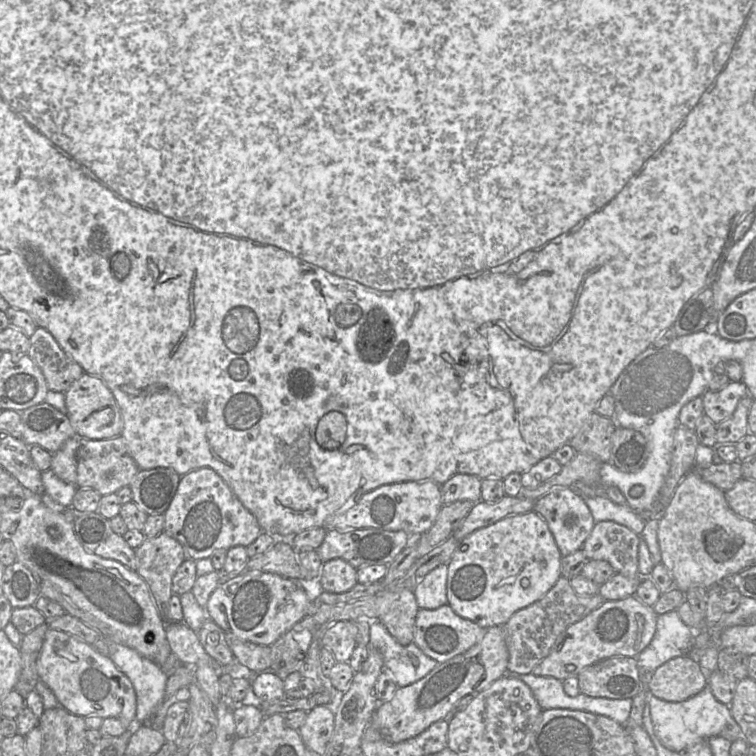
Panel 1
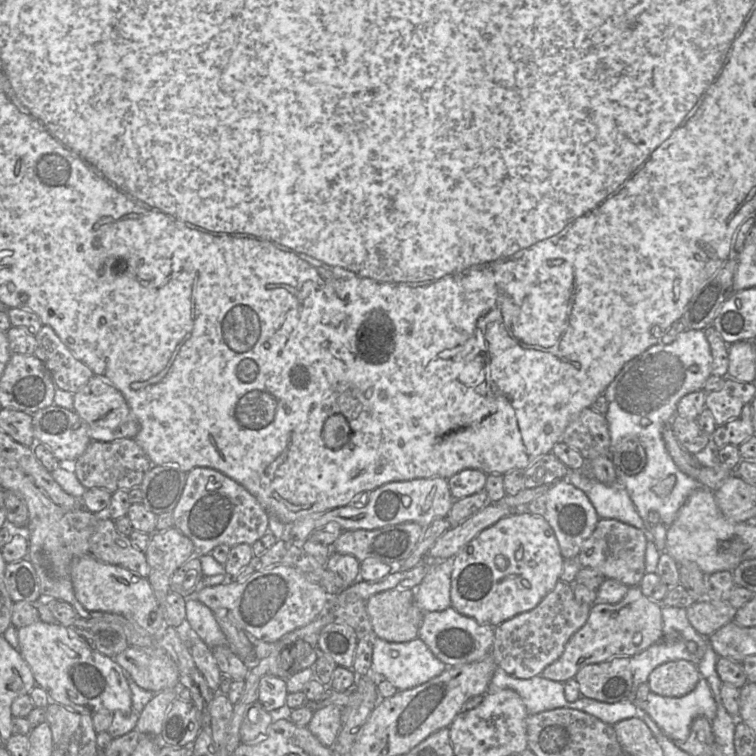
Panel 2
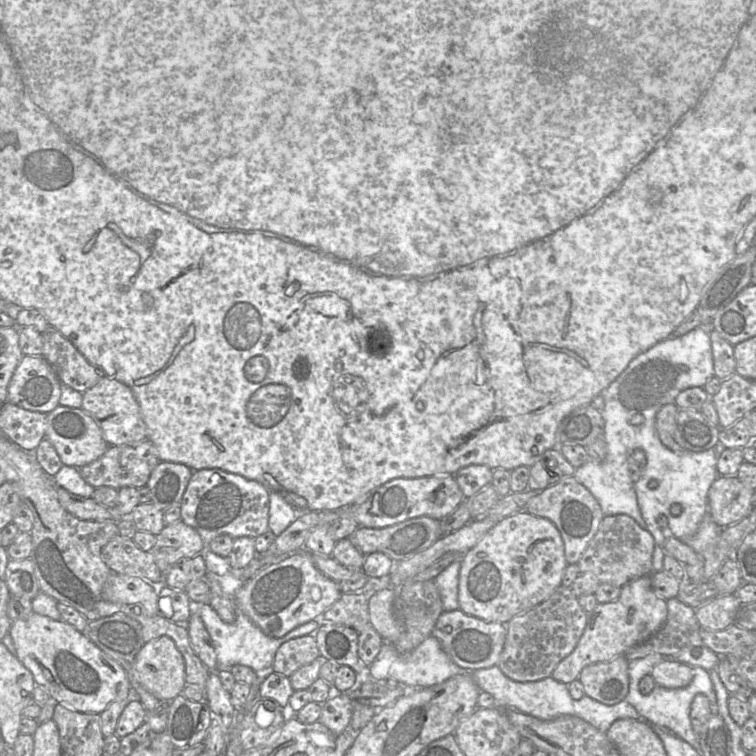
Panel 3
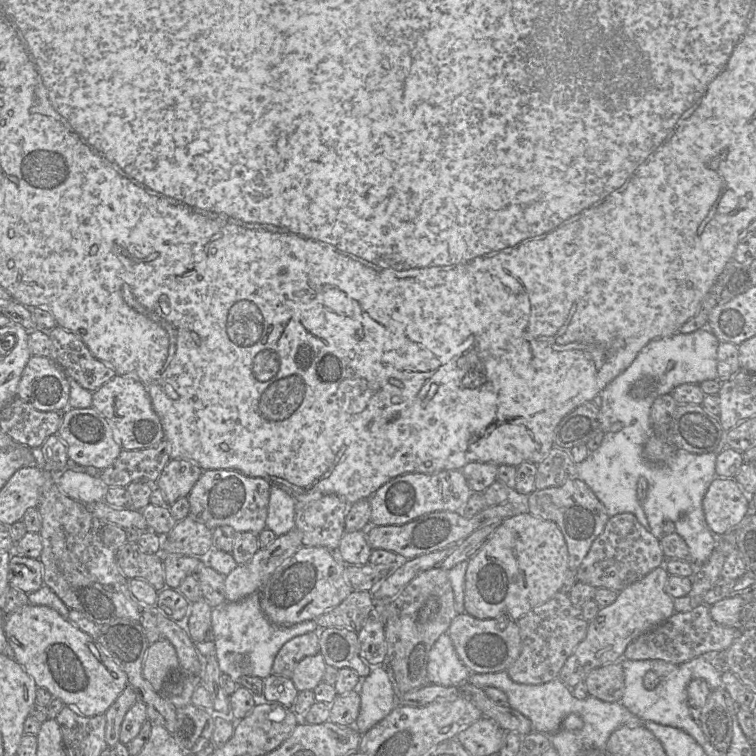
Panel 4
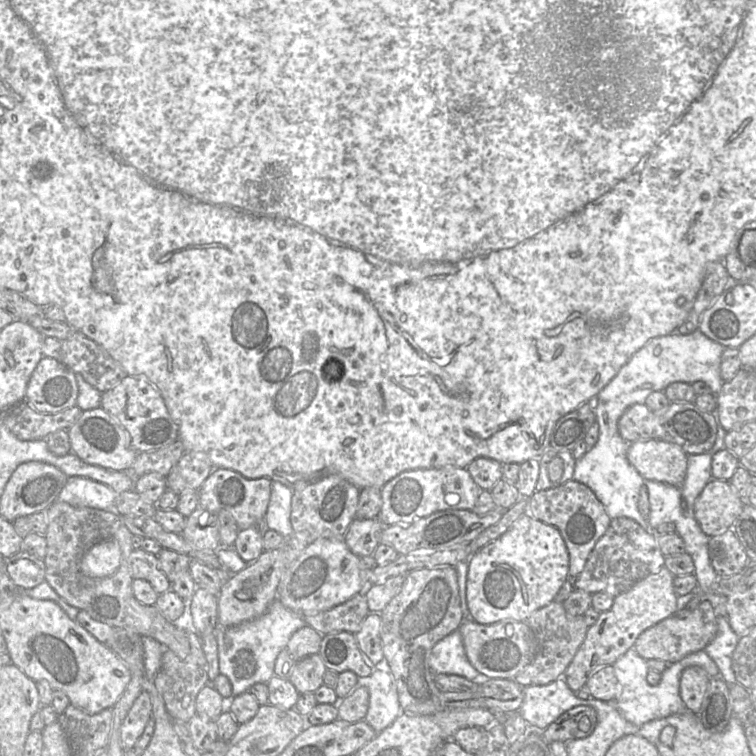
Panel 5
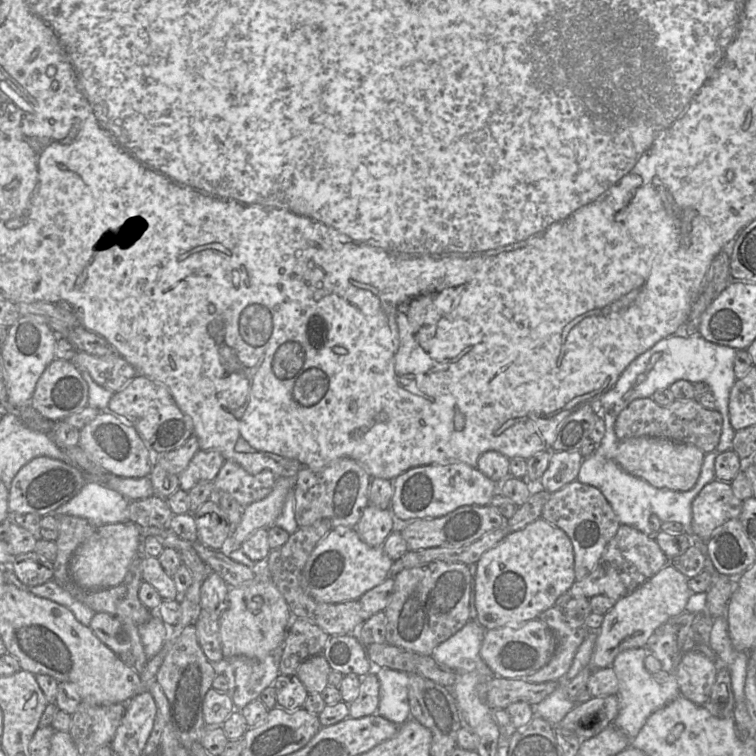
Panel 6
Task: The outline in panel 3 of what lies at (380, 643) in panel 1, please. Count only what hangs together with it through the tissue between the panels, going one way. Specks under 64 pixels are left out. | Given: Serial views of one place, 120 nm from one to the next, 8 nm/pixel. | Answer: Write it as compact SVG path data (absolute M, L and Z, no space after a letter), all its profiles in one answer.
M433 636L427 637L408 653L400 653L392 643L384 642L374 662L368 669L368 674L376 680L394 679L399 682L399 685L408 688L430 687L464 672L465 670L446 654L440 641Z

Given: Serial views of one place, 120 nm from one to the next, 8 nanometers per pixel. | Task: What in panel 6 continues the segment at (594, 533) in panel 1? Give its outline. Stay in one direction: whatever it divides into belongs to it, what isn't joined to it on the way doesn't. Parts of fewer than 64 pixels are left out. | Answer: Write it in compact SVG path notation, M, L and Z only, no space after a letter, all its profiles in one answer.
M622 524L607 544L595 568L582 580L575 581L570 588L570 593L574 598L590 599L597 595L603 595L618 601L670 564L670 560L653 536L647 536L636 528Z

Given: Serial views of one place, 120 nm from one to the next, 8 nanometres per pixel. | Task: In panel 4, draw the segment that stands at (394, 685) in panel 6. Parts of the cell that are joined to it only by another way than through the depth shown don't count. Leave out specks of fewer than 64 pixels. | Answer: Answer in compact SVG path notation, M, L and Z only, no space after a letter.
M371 666L369 675L362 679L358 691L361 703L354 727L363 735L396 706L392 671L387 671L386 666Z

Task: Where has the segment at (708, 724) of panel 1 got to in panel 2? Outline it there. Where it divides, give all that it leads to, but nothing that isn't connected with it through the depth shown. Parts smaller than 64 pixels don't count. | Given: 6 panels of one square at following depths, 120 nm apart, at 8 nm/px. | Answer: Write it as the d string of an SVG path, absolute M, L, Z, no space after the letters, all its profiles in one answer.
M701 677L695 689L682 697L663 697L650 691L646 700L641 703L640 710L648 714L671 740L685 742L690 735L693 720L703 716L712 721L717 713L717 704L707 680Z

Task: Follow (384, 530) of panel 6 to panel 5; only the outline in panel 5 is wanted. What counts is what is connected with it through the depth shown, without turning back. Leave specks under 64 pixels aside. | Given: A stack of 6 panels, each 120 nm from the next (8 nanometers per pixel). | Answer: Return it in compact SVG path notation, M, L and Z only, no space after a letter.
M356 517L344 534L344 541L355 555L370 557L380 544L383 528L383 524L377 517L372 519Z

